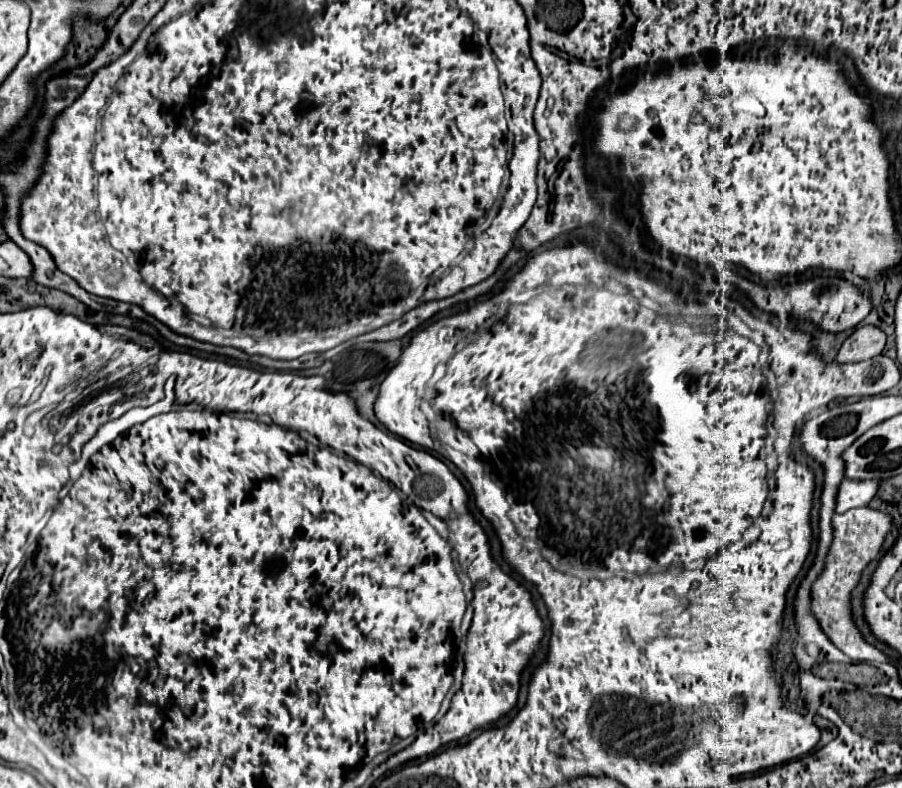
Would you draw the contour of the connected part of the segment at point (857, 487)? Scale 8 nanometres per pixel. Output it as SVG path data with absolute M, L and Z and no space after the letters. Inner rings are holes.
M845 480L843 484L839 484L839 492L837 492L837 512L847 512L851 508L859 508L865 506L869 502L869 498L873 498L877 492L877 482L849 482Z

